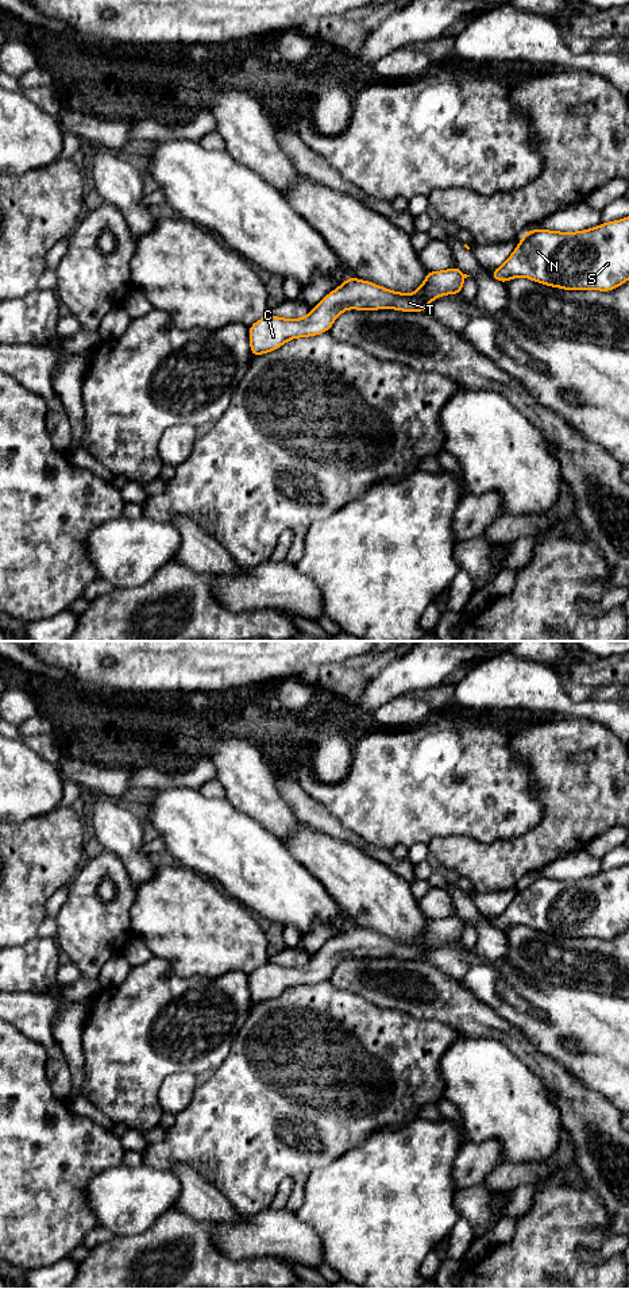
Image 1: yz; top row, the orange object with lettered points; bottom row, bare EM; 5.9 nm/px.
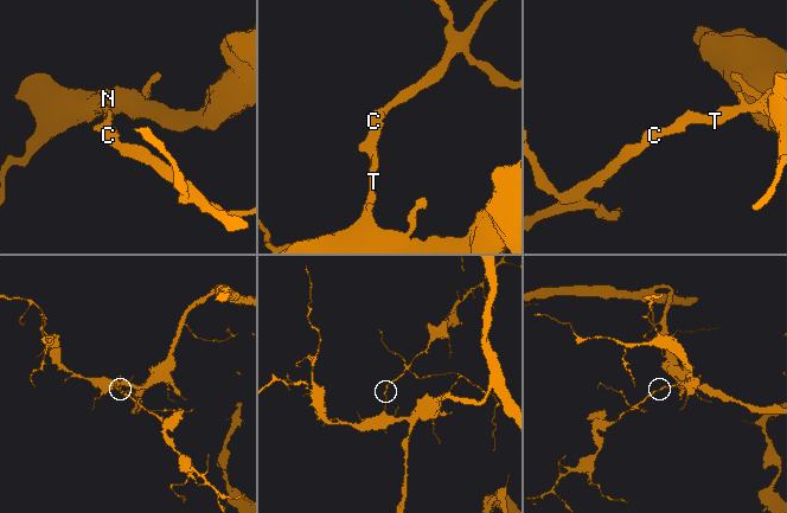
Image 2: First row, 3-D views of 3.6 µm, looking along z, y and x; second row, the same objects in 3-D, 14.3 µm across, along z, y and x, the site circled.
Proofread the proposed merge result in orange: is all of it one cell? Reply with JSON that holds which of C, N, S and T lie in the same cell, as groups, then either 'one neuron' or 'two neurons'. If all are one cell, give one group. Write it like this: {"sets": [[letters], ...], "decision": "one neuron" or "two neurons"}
{"sets": [["C", "N", "S", "T"]], "decision": "one neuron"}

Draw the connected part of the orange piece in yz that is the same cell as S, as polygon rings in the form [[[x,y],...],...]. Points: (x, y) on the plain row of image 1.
[[[629,865],[579,880],[530,877],[508,908],[490,923],[503,931],[525,925],[564,938],[613,938],[629,929]]]

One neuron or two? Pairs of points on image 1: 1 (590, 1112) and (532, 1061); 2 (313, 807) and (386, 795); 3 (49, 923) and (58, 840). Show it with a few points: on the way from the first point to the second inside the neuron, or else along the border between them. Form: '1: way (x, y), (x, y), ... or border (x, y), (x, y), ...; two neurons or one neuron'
1: way (575, 1098), (547, 1069); one neuron
2: border (300, 784), (346, 828); two neurons
3: border (47, 918), (41, 925), (37, 936); two neurons

